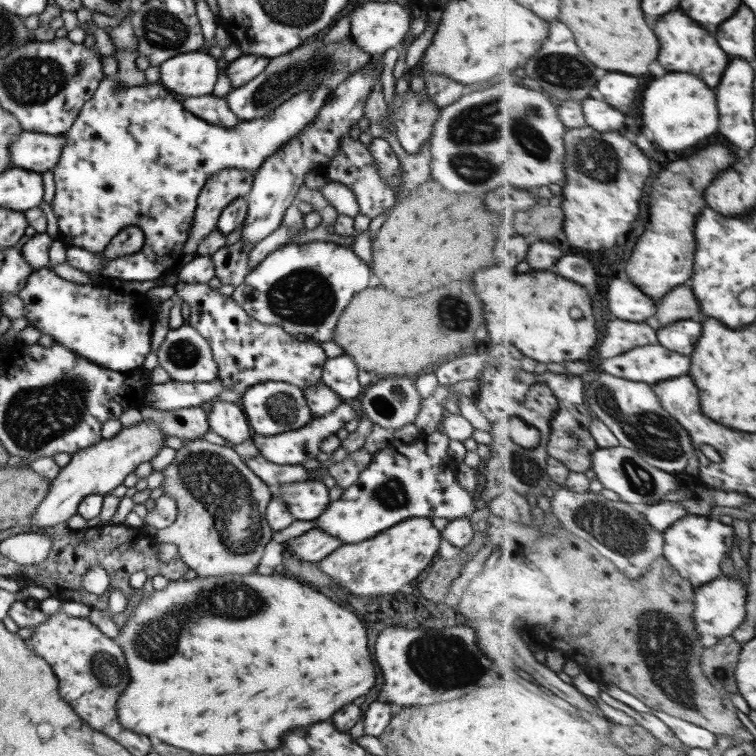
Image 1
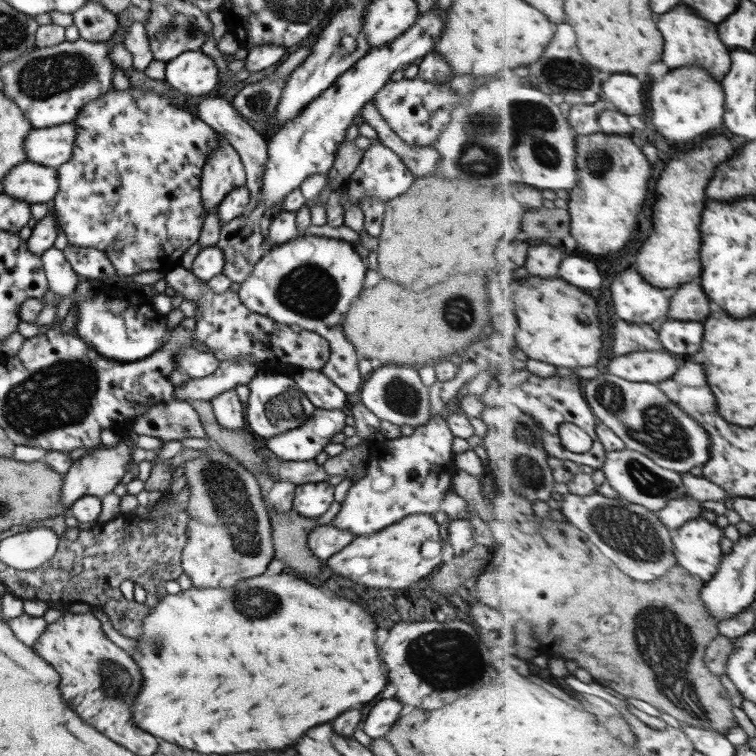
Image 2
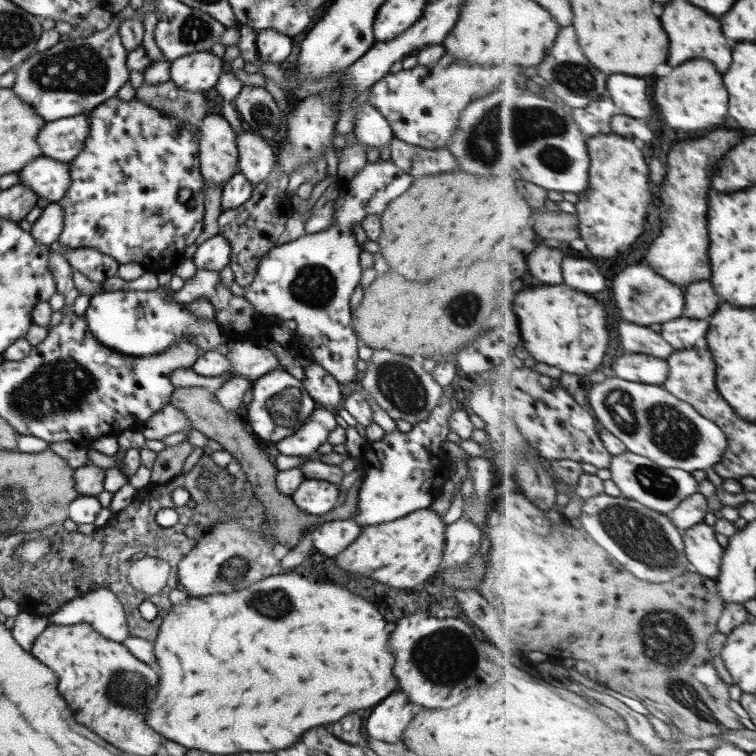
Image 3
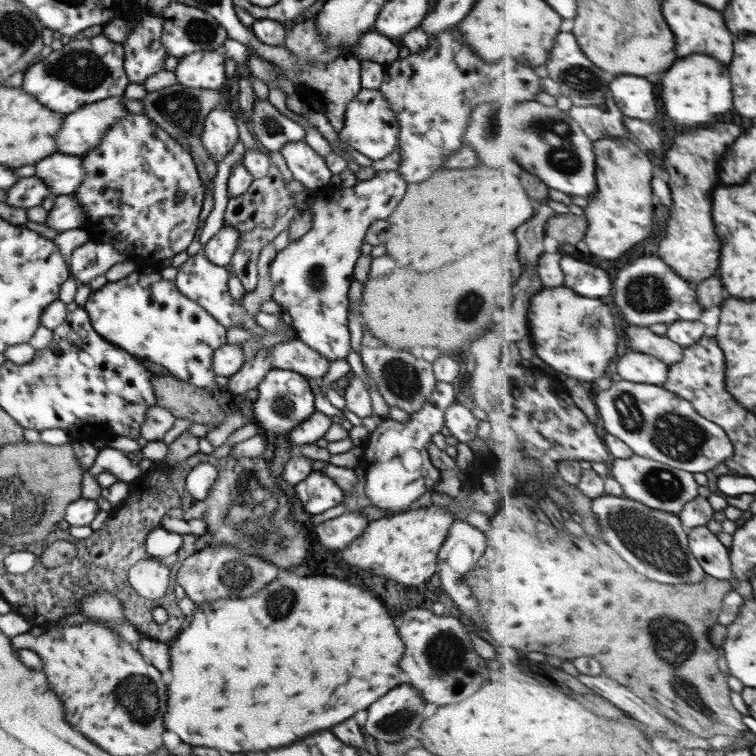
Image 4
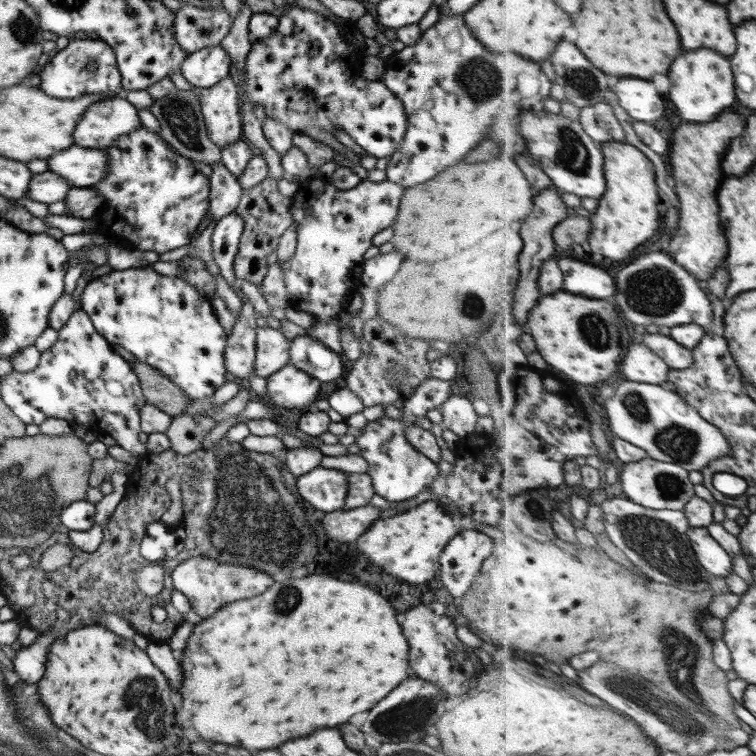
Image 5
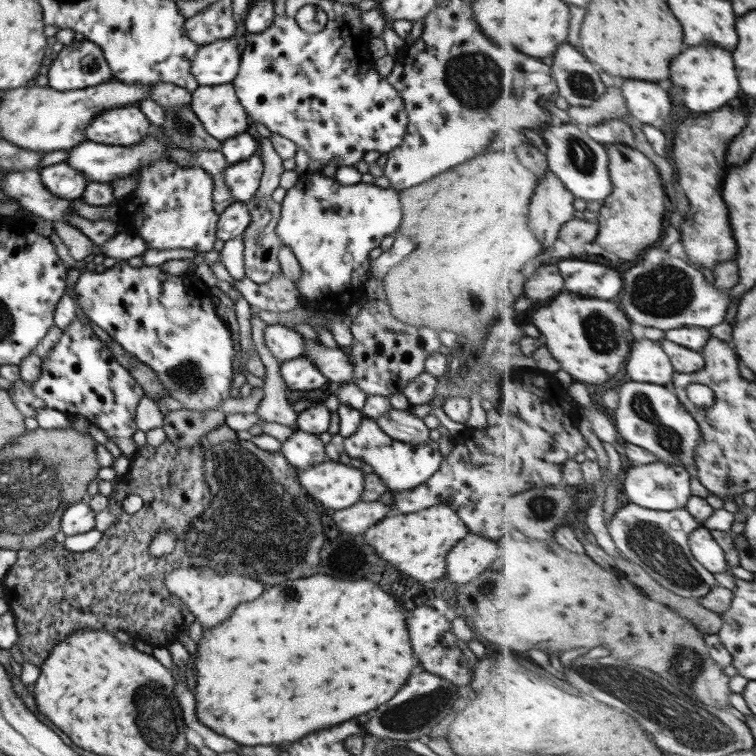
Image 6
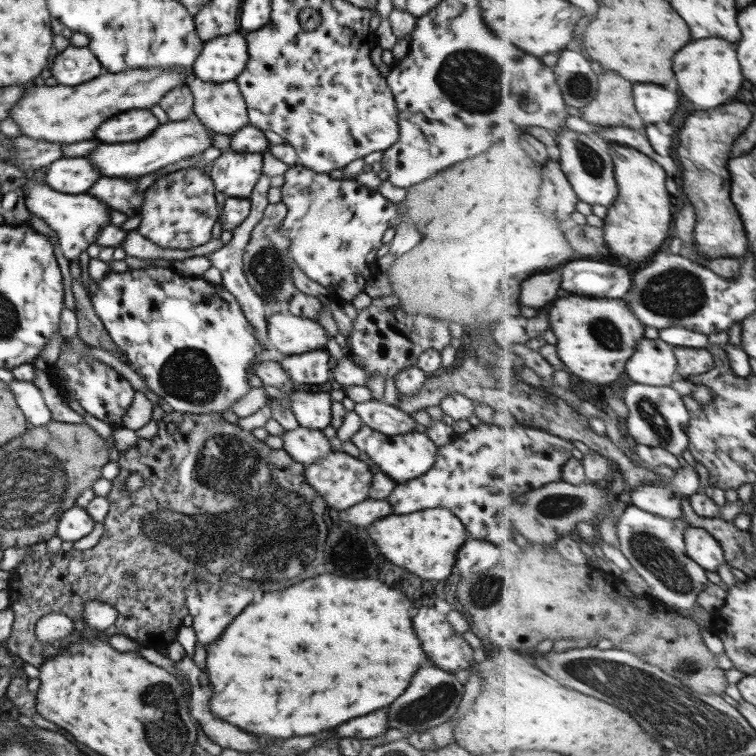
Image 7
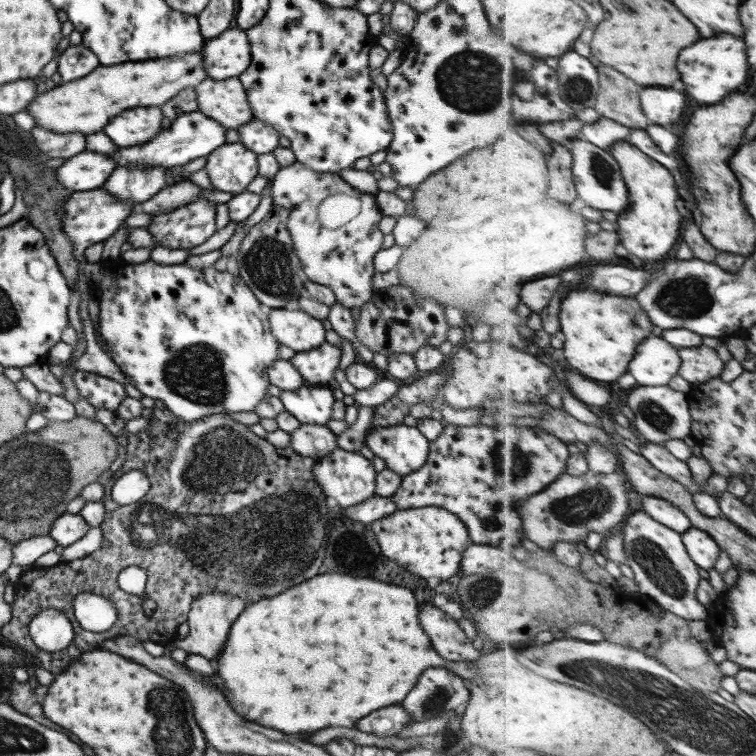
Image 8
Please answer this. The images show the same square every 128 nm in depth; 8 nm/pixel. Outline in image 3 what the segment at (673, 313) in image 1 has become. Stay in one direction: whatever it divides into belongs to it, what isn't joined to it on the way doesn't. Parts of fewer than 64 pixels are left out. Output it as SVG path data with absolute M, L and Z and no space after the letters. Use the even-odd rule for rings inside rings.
M705 280L685 286L685 303L687 306L684 309L684 317L704 319L711 314L716 314L722 298L715 294L711 282Z

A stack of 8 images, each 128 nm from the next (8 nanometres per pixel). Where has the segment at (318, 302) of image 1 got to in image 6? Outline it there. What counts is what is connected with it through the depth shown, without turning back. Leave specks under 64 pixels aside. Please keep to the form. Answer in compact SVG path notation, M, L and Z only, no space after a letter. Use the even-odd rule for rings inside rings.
M315 173L305 176L286 190L285 197L280 203L280 215L275 231L280 243L289 247L297 262L301 273L294 282L299 298L305 296L321 296L333 294L341 296L354 288L361 288L365 283L365 275L369 269L369 251L380 246L381 240L388 235L395 234L401 220L398 192L389 188L380 188L363 182L352 186L340 186L334 179Z

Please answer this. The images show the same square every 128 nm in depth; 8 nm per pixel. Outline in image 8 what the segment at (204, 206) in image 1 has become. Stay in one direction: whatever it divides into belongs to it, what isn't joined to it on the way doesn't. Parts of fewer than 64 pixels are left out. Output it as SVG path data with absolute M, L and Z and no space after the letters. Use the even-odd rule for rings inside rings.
M206 77L195 85L197 111L213 118L223 128L237 129L253 118L247 96L238 77L211 80Z

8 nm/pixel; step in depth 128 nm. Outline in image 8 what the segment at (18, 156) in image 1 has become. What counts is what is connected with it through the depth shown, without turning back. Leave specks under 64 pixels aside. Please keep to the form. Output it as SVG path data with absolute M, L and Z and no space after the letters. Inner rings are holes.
M145 106L137 110L125 110L108 122L102 132L116 147L143 145L151 141L161 130L163 114L160 107Z

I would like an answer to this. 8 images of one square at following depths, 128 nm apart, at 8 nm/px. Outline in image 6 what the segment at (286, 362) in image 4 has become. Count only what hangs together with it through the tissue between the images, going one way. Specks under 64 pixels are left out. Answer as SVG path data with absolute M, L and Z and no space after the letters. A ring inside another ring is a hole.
M305 340L303 356L331 382L350 382L353 379L353 366L347 356L337 346L328 348L319 341Z

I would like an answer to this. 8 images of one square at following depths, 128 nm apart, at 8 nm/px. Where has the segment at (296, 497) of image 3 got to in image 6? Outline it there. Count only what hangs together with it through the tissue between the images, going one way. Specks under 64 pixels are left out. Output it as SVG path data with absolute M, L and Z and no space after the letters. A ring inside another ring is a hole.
M325 459L298 471L299 486L321 506L343 510L360 500L364 474L354 464Z

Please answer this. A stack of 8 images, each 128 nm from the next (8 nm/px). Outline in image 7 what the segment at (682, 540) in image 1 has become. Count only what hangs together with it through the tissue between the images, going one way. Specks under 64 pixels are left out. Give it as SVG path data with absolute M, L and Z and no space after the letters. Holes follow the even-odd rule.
M689 527L685 532L688 555L705 570L716 572L726 563L724 547L704 528Z

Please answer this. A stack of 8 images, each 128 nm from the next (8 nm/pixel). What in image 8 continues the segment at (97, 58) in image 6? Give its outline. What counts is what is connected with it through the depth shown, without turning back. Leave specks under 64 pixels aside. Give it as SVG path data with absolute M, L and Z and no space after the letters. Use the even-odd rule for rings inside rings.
M82 44L67 46L67 50L61 52L57 58L57 72L62 83L83 78L99 65L97 57Z

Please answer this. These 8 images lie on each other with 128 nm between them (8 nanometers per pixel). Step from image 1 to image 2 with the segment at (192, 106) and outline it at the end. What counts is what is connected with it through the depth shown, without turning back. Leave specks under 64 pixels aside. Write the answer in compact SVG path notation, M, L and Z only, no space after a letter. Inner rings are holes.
M216 96L199 99L193 110L195 110L195 116L198 119L201 119L205 124L212 127L215 132L219 132L238 154L245 172L246 184L244 186L248 191L249 199L253 202L261 187L262 171L267 160L267 144L265 138L252 126L249 126L249 123L223 97Z

